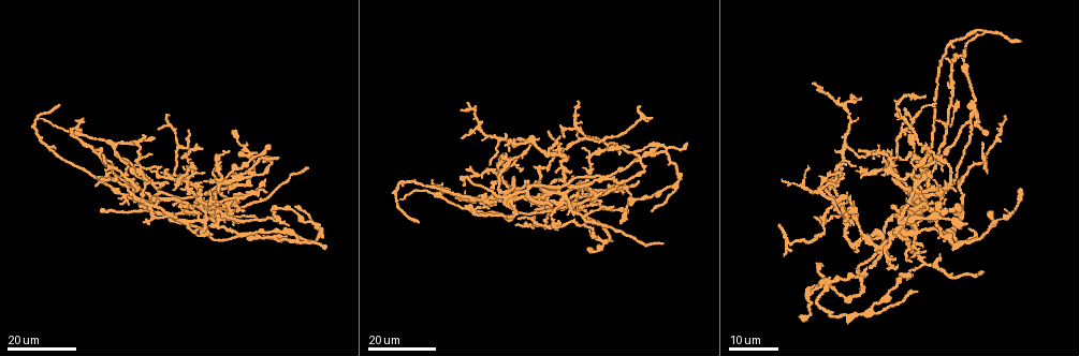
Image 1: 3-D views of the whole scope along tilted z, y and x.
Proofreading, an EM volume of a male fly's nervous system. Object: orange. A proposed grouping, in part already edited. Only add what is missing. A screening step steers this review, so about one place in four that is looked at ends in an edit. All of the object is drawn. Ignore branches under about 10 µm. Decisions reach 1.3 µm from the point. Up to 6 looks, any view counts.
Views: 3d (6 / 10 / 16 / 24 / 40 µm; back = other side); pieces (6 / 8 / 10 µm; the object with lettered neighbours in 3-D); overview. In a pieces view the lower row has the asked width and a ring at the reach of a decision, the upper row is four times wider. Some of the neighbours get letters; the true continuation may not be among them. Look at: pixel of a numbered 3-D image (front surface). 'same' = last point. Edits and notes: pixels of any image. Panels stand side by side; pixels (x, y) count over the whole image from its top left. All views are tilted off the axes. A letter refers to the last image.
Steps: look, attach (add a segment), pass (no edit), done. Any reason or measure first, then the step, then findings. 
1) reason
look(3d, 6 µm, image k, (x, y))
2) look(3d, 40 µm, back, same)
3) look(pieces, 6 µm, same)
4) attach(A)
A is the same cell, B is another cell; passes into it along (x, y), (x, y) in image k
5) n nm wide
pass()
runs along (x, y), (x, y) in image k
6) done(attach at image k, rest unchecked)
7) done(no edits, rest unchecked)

end of a long branch
look(3d, 16 µm, image 1, (418, 220))

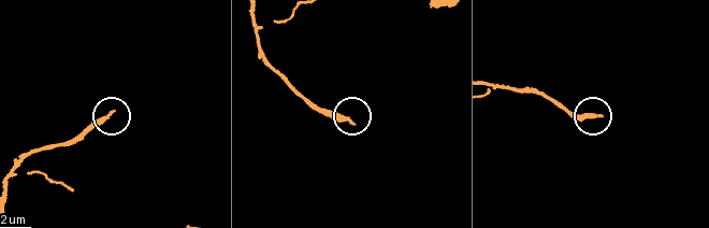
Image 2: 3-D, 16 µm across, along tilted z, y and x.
look(pieces, 6 µm, image 2, (113, 111))

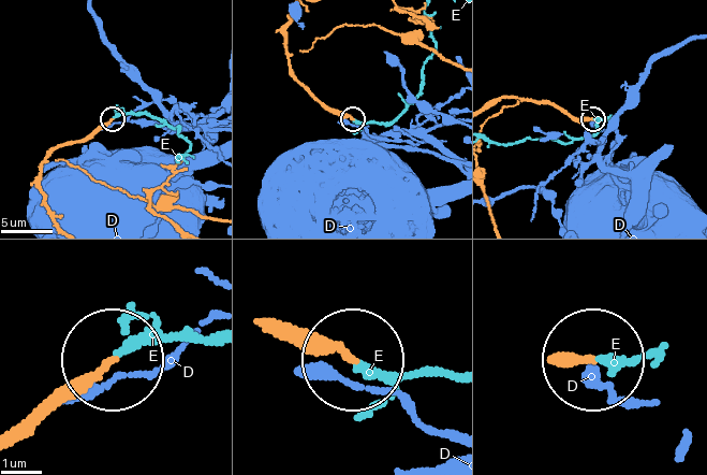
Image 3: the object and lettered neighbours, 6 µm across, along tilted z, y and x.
140 nm wide
attach(E)
E is the same cell, D is another cell; passes into it along (559, 365), (601, 359), (609, 370) in image 3; it goes on there

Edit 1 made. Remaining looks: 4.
see it whole again
look(overview)

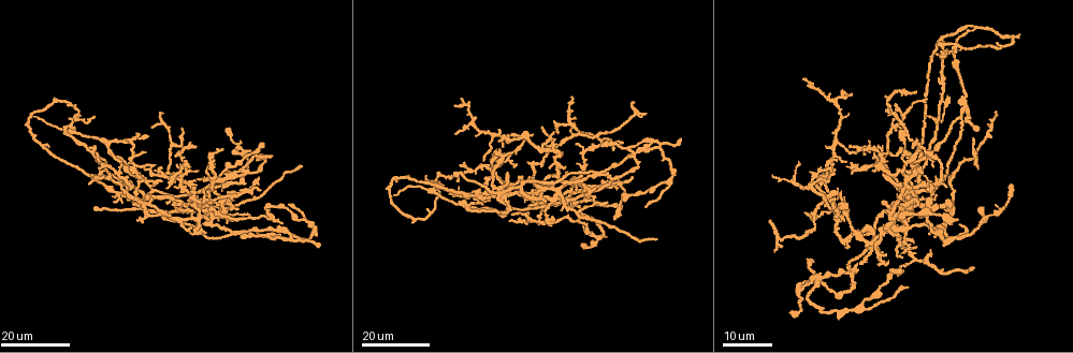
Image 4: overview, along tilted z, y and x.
look(3d, 16 µm, image 4, (228, 229))

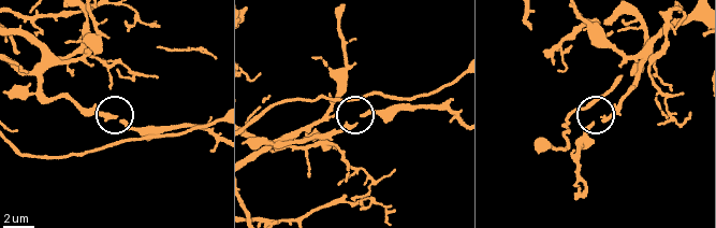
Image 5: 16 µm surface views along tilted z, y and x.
look(pieces, 8 µm, image 5, (117, 117))

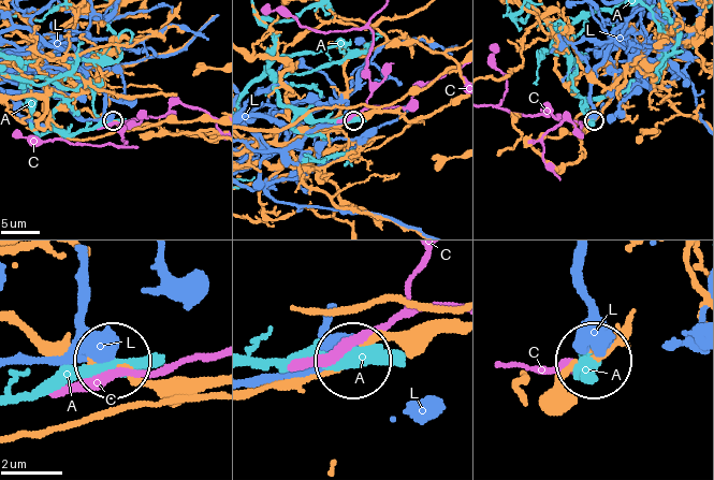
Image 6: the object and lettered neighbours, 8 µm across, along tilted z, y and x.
pass()
A, C and L are other cells; runs along (250, 393), (318, 376), (346, 359) in image 6; none of them fits

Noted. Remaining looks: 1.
done(attach at image 3, rest unchecked)

